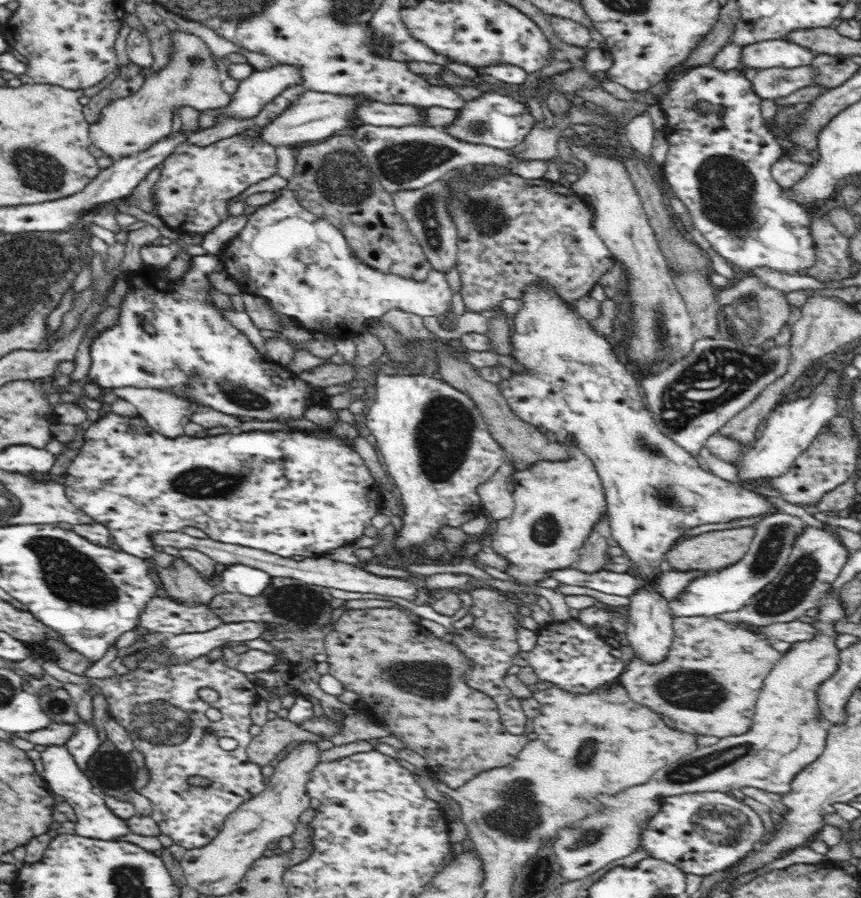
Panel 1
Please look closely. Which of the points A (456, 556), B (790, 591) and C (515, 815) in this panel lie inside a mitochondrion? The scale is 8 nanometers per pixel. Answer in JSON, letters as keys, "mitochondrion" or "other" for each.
{"A":"other","B":"mitochondrion","C":"mitochondrion"}

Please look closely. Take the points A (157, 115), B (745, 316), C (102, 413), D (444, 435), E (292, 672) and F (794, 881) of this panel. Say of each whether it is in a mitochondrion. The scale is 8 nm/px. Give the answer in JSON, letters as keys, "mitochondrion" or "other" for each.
{"A":"mitochondrion","B":"mitochondrion","C":"other","D":"mitochondrion","E":"other","F":"other"}

